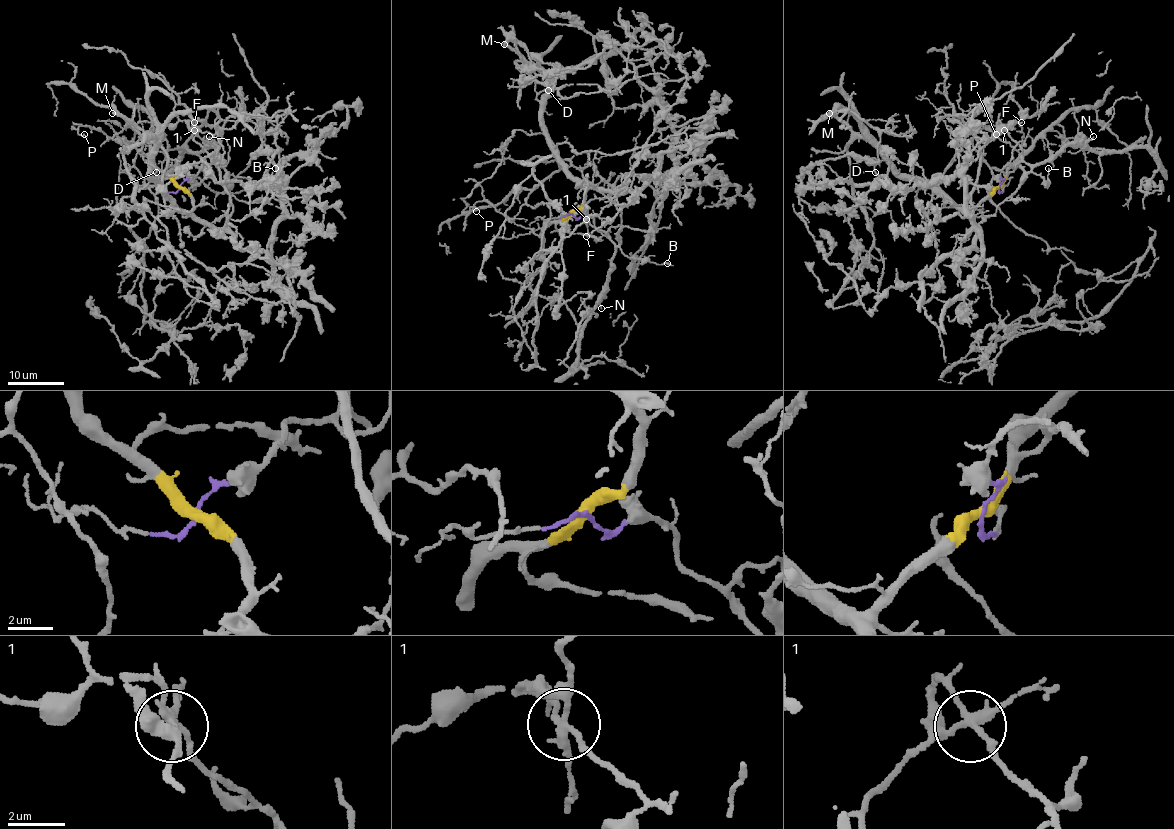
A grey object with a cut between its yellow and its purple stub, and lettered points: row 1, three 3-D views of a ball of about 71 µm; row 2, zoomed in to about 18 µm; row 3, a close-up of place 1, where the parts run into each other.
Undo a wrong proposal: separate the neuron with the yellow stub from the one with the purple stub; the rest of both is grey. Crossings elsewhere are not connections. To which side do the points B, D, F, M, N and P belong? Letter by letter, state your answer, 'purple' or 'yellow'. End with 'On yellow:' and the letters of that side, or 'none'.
B: purple
D: yellow
F: yellow
M: yellow
N: purple
P: yellow
On yellow: D, F, M, P

